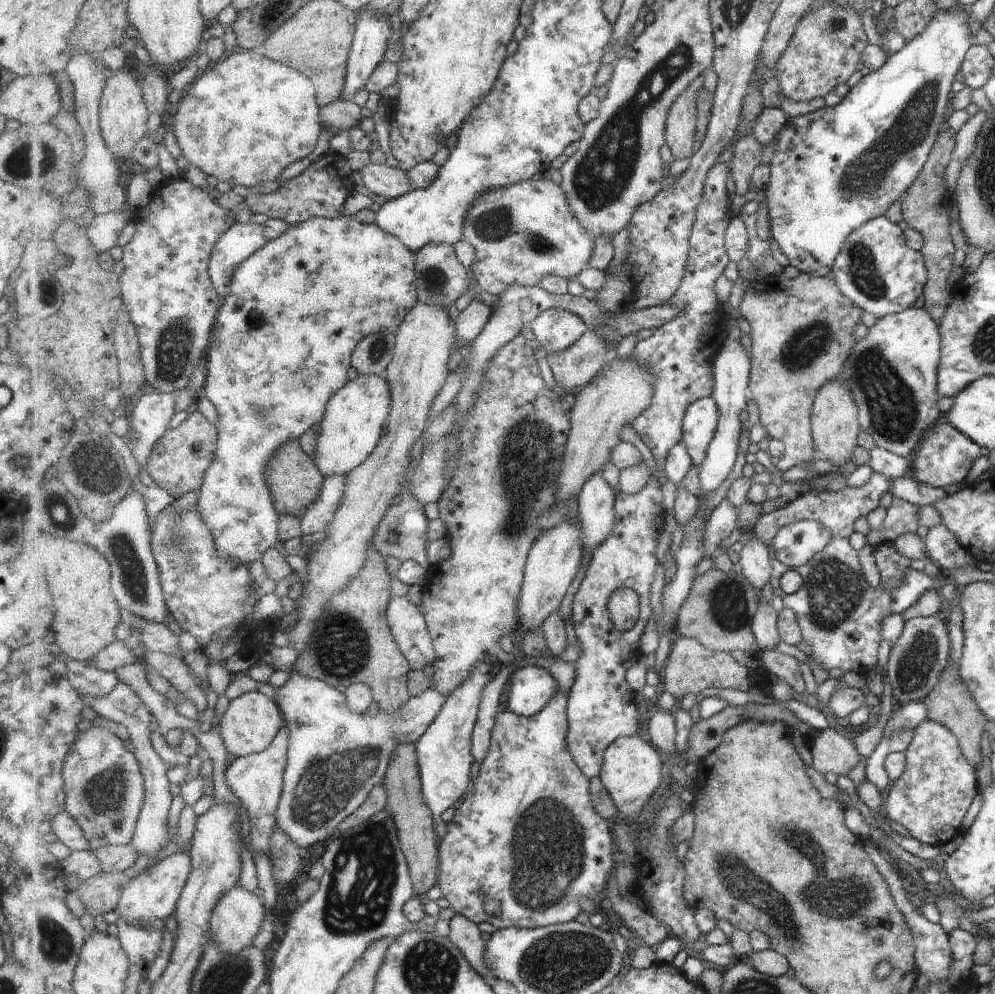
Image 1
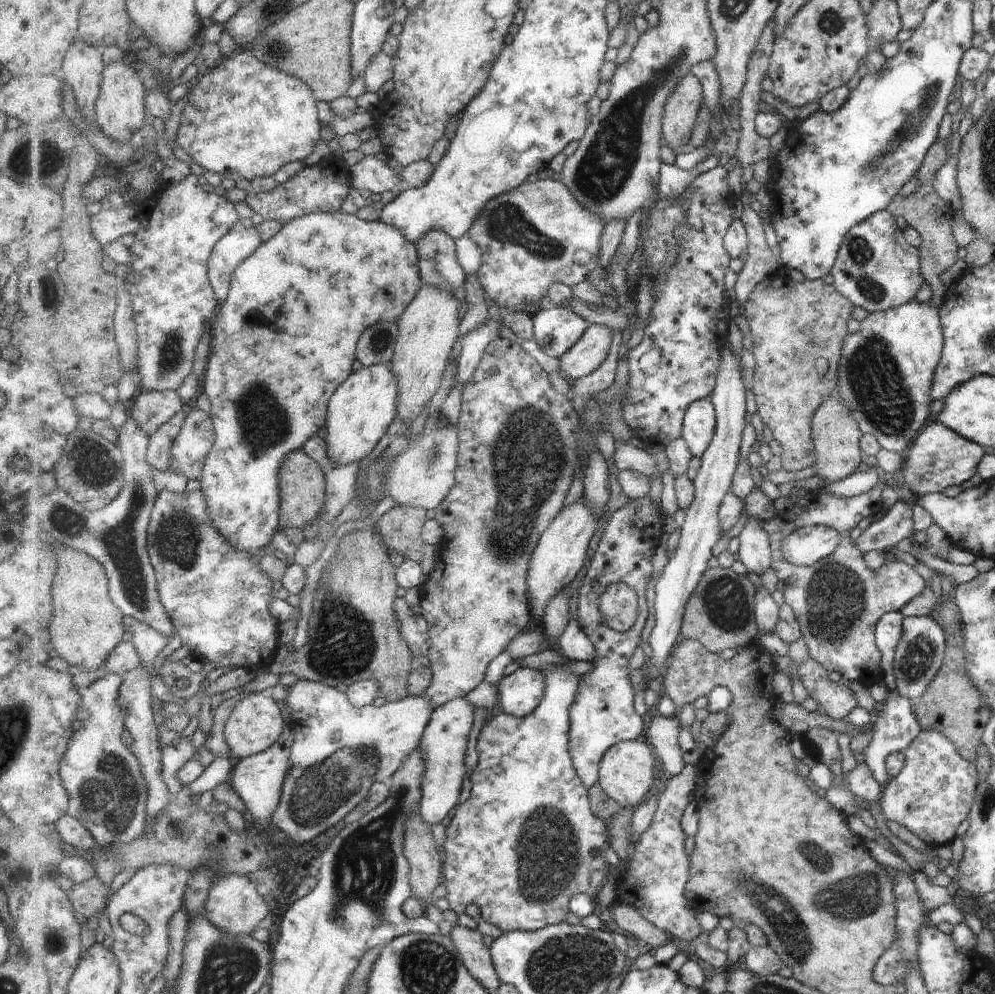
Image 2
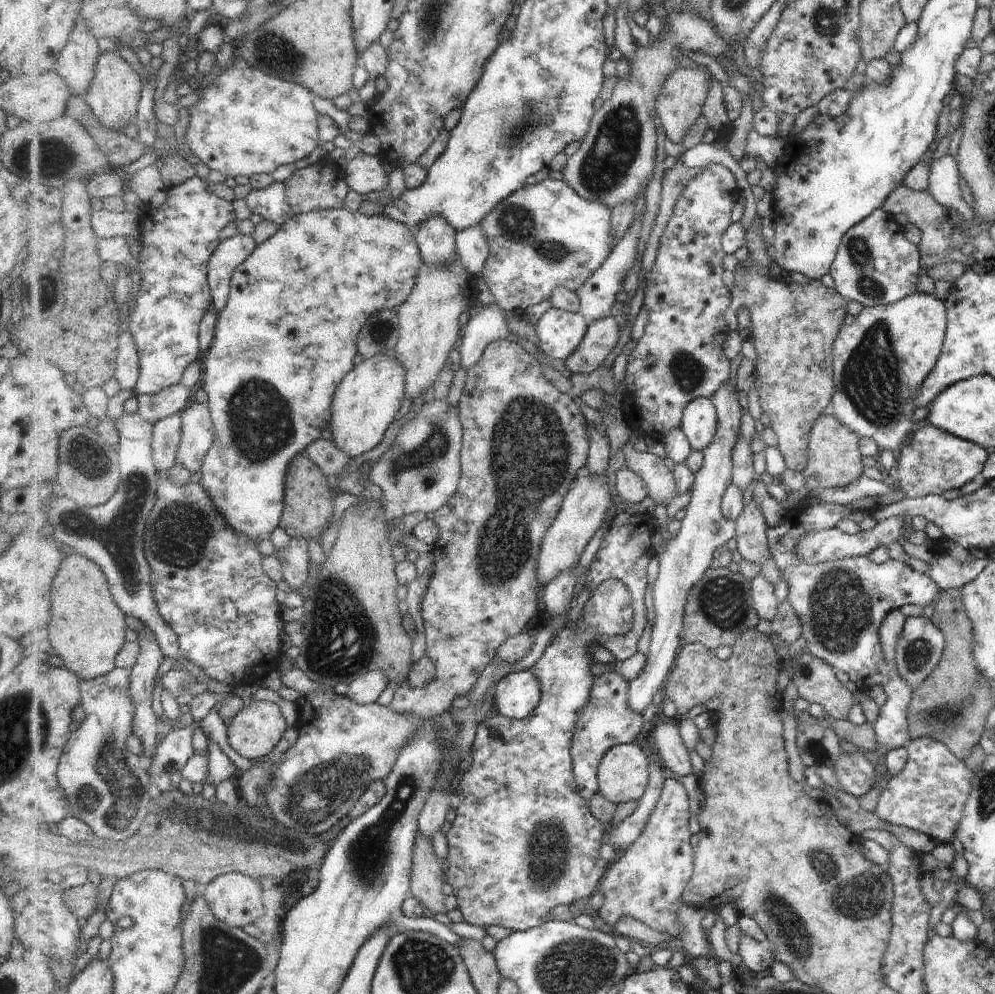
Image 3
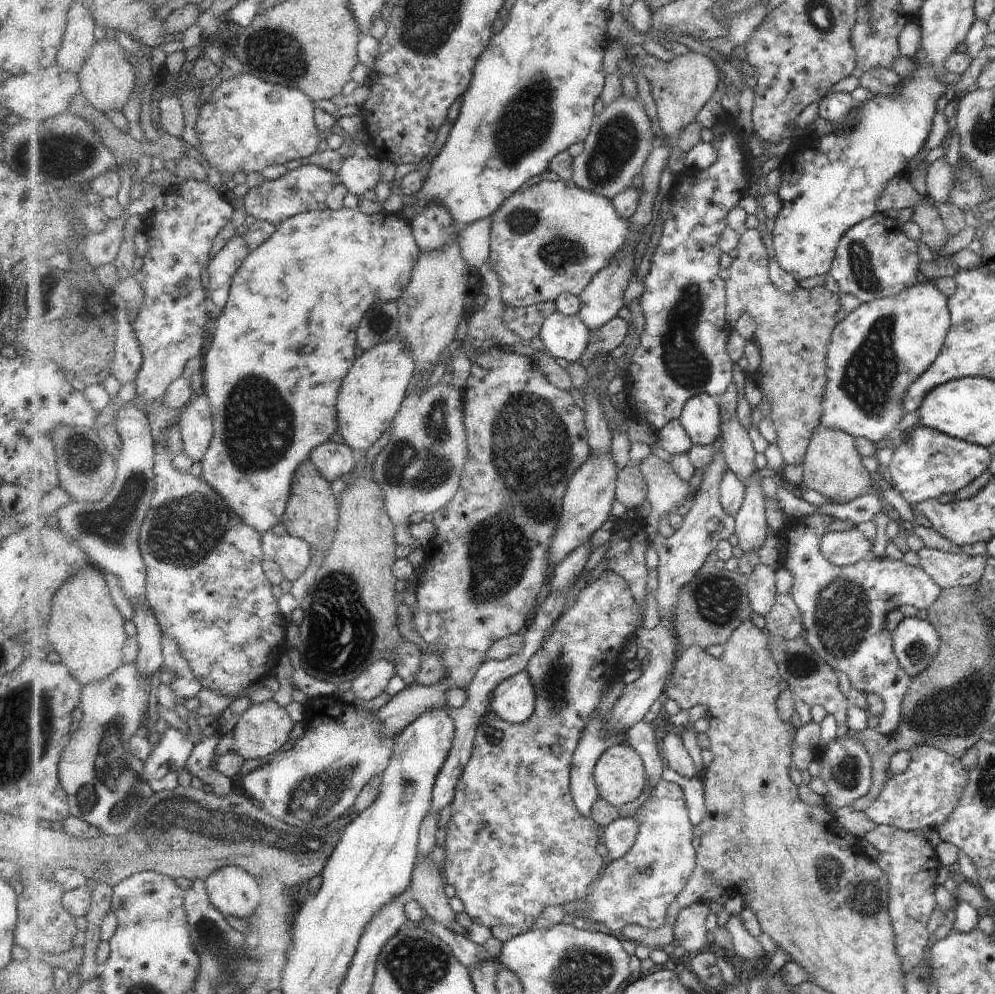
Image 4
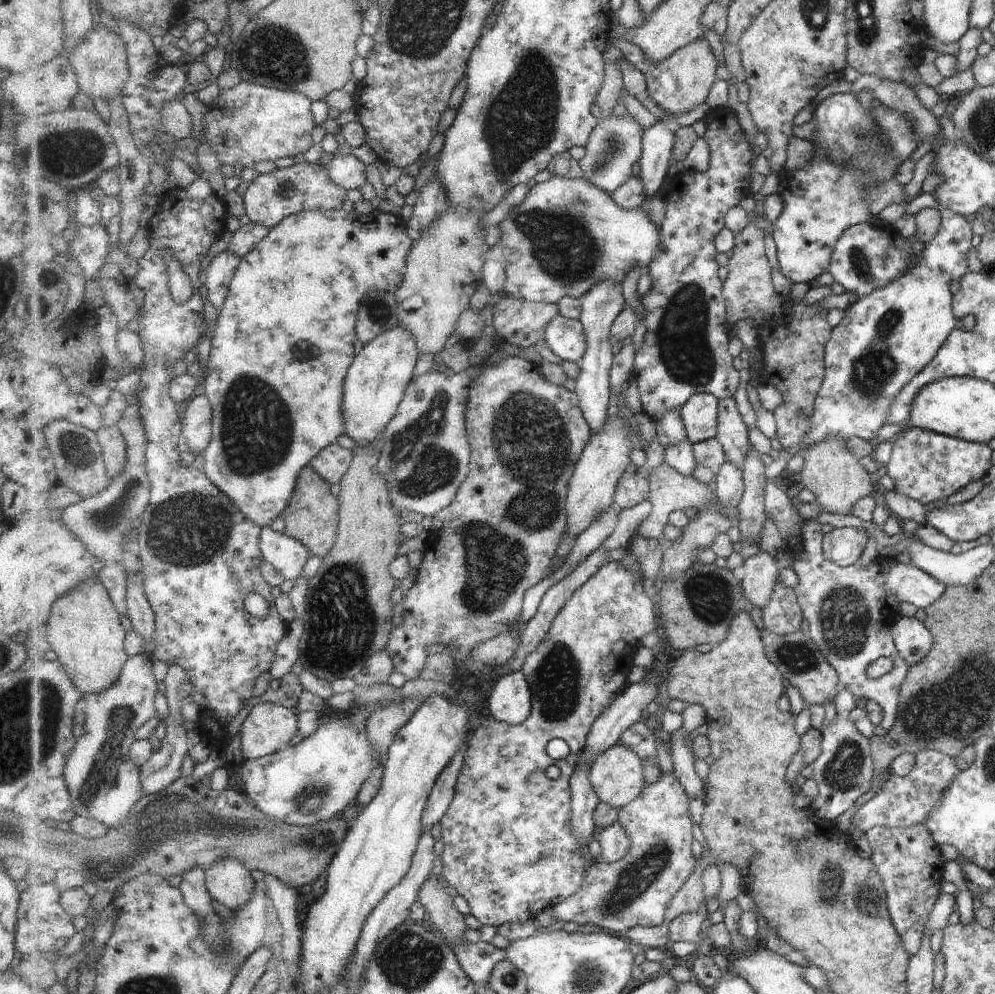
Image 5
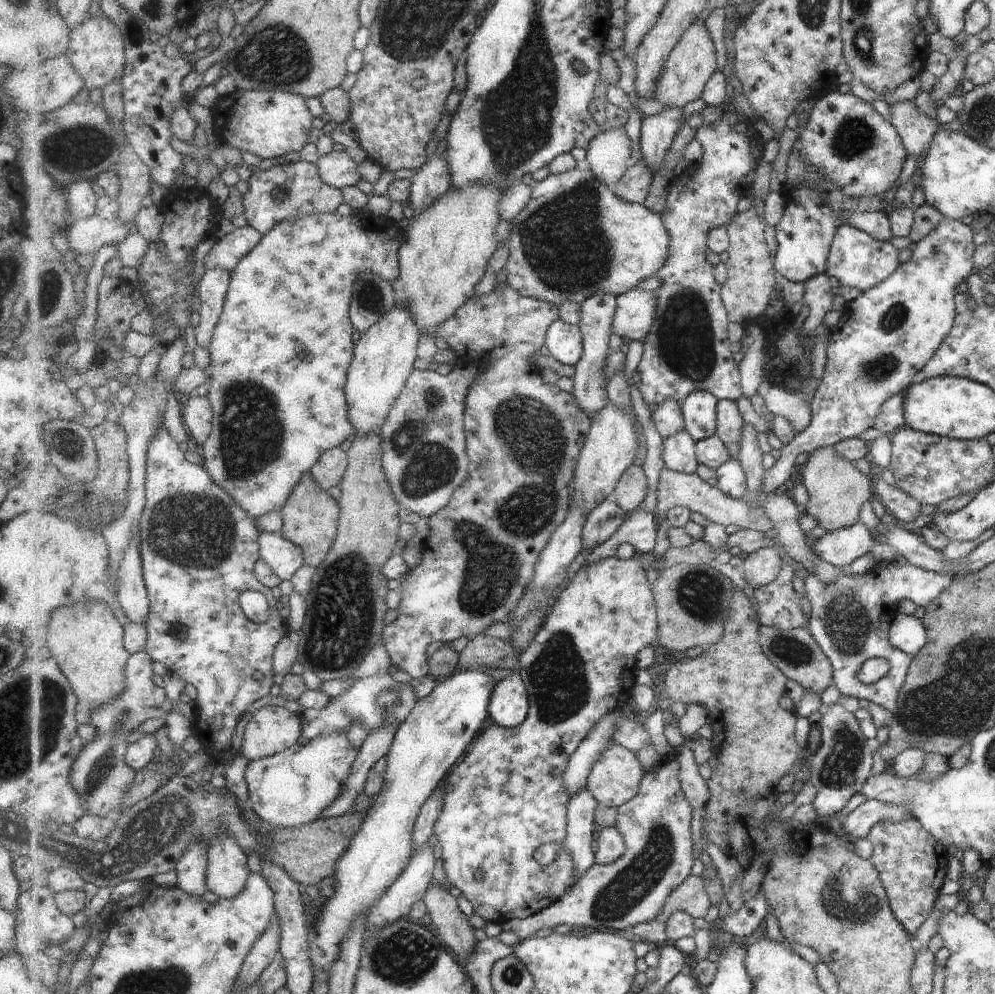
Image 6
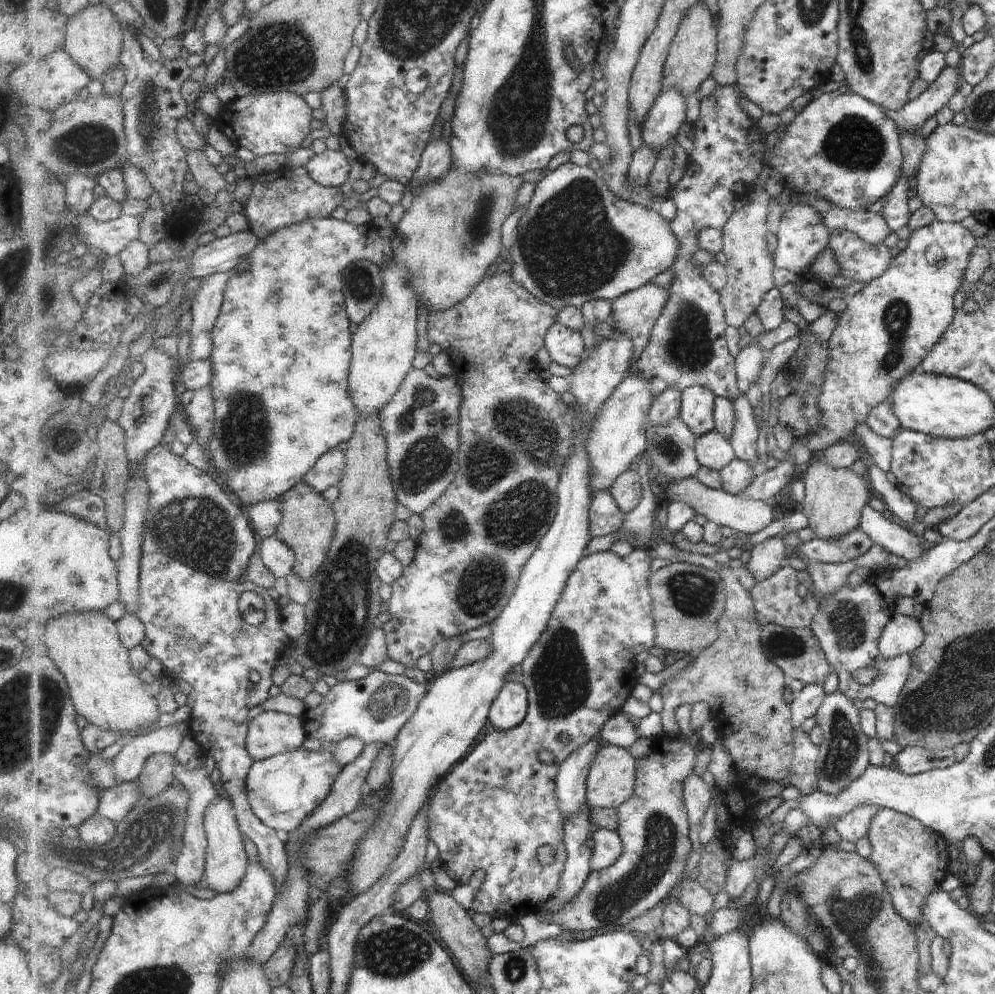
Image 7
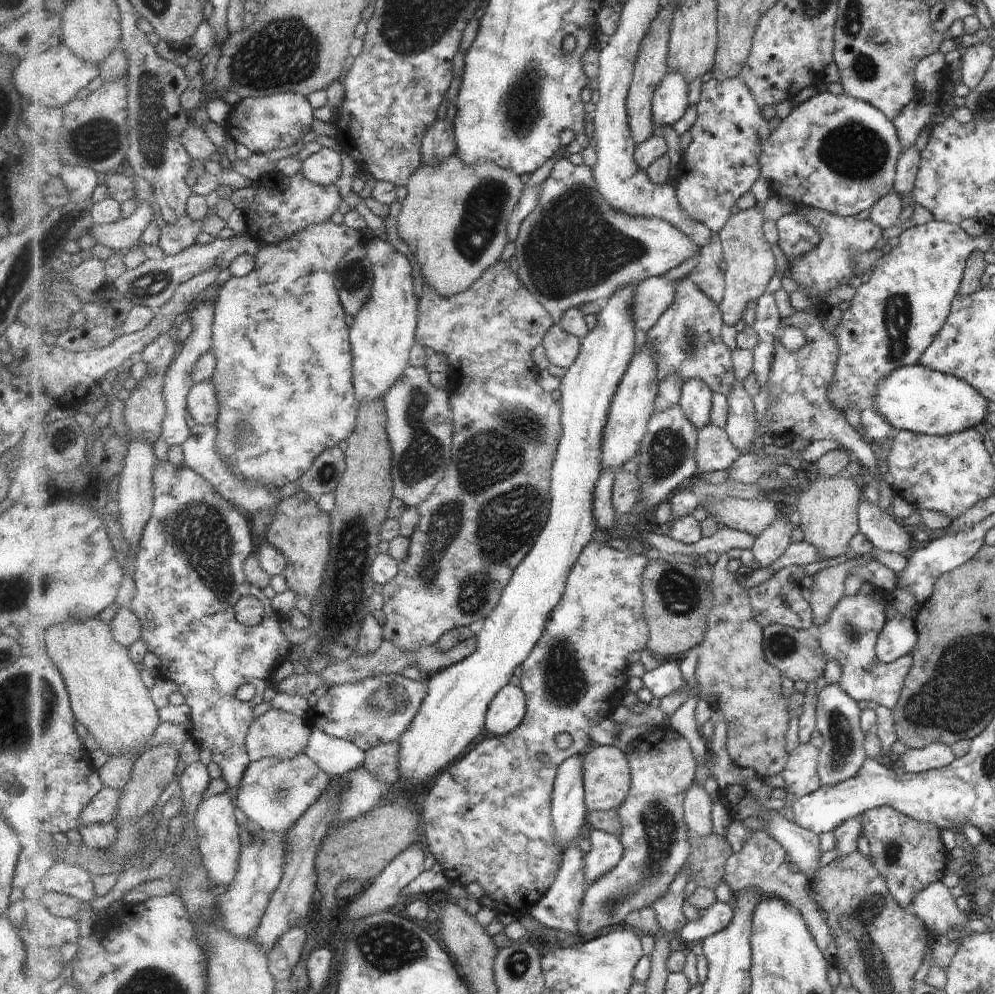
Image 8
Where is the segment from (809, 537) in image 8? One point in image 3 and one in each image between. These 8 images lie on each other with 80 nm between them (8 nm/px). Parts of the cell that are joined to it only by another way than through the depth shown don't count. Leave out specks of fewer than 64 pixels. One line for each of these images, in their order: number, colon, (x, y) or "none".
3: (834, 461)
4: (831, 467)
5: (830, 471)
6: (836, 491)
7: (834, 498)

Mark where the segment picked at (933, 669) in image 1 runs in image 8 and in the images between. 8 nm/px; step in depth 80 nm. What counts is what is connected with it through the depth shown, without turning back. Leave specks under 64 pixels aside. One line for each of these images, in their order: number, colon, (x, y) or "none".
2: (917, 657)
3: (919, 645)
4: (915, 642)
5: (912, 641)
6: (905, 633)
7: (902, 635)
8: (898, 637)

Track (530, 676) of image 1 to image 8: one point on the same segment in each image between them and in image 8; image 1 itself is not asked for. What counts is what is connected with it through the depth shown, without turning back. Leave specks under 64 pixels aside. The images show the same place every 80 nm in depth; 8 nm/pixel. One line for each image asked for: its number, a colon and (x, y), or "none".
2: (520, 694)
3: (518, 694)
4: (514, 700)
5: (510, 701)
6: (510, 705)
7: (510, 709)
8: (507, 712)

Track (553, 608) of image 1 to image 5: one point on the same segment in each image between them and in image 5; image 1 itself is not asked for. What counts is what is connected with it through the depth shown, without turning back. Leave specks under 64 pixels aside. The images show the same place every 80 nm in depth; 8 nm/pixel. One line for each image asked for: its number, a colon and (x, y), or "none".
2: (560, 554)
3: (582, 513)
4: (588, 502)
5: (592, 491)

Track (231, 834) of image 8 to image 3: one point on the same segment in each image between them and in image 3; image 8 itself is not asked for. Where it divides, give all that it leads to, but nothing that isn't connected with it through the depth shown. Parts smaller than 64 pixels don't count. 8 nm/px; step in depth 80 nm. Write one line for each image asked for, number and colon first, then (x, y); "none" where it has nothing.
3: (237, 899)
4: (234, 892)
5: (229, 881)
6: (228, 872)
7: (226, 860)

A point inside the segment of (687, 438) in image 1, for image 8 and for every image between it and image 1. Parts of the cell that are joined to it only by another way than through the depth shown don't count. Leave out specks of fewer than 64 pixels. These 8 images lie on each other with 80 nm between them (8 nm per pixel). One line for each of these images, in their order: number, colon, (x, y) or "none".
2: (700, 423)
3: (700, 422)
4: (702, 418)
5: (700, 413)
6: (699, 409)
7: (697, 403)
8: (697, 398)

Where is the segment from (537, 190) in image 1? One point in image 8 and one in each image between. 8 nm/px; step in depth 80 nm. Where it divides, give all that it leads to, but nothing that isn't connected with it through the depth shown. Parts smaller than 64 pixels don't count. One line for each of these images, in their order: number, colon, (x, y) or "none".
2: (537, 235)
3: (546, 236)
4: (552, 238)
5: (568, 235)
6: (576, 238)
7: (577, 242)
8: (573, 249)

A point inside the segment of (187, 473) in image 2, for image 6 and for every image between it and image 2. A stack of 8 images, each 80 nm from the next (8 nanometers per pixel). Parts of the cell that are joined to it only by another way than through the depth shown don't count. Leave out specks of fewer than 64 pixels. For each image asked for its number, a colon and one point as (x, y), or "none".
3: (197, 432)
4: (197, 429)
5: (197, 420)
6: (198, 417)

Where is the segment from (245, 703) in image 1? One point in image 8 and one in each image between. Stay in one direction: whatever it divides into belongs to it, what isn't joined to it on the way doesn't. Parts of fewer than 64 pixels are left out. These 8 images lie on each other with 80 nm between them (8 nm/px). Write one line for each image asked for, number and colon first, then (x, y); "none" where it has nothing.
2: (256, 723)
3: (255, 730)
4: (263, 728)
5: (268, 728)
6: (271, 730)
7: (271, 733)
8: (275, 734)

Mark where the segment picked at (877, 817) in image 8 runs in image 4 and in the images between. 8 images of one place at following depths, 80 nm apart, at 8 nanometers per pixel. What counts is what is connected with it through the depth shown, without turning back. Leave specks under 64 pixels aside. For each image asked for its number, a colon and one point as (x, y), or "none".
4: (908, 862)
5: (908, 860)
6: (910, 862)
7: (911, 860)

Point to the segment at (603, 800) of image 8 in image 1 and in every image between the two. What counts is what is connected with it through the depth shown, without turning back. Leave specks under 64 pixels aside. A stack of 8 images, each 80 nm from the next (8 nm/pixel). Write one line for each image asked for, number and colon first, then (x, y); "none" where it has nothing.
1: (632, 768)
2: (628, 774)
3: (623, 774)
4: (621, 777)
5: (617, 775)
6: (616, 779)
7: (612, 780)

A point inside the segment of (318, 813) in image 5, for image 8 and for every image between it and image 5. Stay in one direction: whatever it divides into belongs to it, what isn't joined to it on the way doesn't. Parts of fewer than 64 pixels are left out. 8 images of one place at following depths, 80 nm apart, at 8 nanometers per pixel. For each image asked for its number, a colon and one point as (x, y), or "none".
6: (291, 789)
7: (283, 791)
8: (274, 794)

